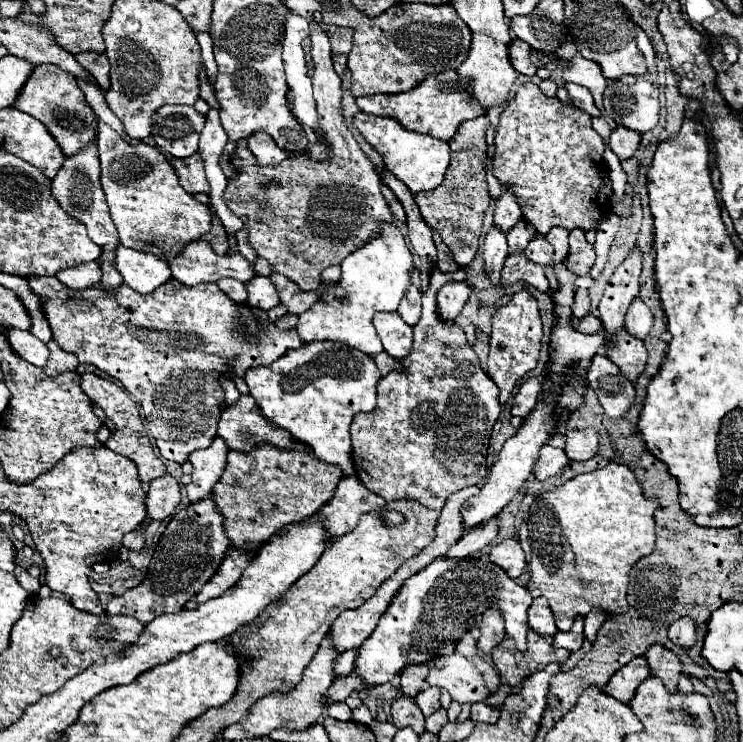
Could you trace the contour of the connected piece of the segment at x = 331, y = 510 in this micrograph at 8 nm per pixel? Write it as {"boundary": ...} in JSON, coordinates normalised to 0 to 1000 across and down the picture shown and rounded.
{"boundary":[[[462,643],[448,673],[440,675],[429,691],[437,697],[445,726],[451,726],[472,716],[483,705],[486,694],[513,686],[515,681],[518,675],[494,662],[480,643]]]}

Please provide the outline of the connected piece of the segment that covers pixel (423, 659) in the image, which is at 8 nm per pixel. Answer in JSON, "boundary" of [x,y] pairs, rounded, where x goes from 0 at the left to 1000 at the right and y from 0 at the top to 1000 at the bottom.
{"boundary":[[[588,751],[583,759],[577,759],[572,767],[550,778],[542,791],[534,796],[534,802],[526,807],[521,823],[513,829],[505,850],[499,853],[497,861],[491,861],[489,872],[483,872],[480,888],[478,888],[478,904],[489,915],[494,926],[515,923],[529,915],[529,910],[540,907],[548,896],[564,896],[575,894],[585,885],[594,883],[607,883],[612,877],[615,864],[634,848],[634,837],[639,837],[661,813],[672,813],[672,821],[677,823],[680,834],[680,856],[688,858],[696,869],[699,877],[709,875],[709,821],[715,815],[717,805],[709,799],[709,794],[682,778],[672,764],[666,764],[658,753],[602,753],[602,751]]]}

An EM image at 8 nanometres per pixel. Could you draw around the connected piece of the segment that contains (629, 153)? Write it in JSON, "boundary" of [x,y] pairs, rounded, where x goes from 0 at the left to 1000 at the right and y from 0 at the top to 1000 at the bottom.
{"boundary":[[[833,168],[820,185],[820,198],[838,217],[838,214],[849,214],[855,209],[855,204],[860,201],[860,190],[863,190],[860,177],[849,177],[849,174]]]}

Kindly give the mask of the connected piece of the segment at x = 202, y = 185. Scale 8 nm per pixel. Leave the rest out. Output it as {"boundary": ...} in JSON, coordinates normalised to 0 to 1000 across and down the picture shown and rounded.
{"boundary":[[[268,206],[252,212],[252,214],[236,214],[227,212],[227,222],[236,228],[244,252],[262,263],[262,260],[281,260],[281,247],[276,239],[276,225],[273,225],[273,214]]]}

